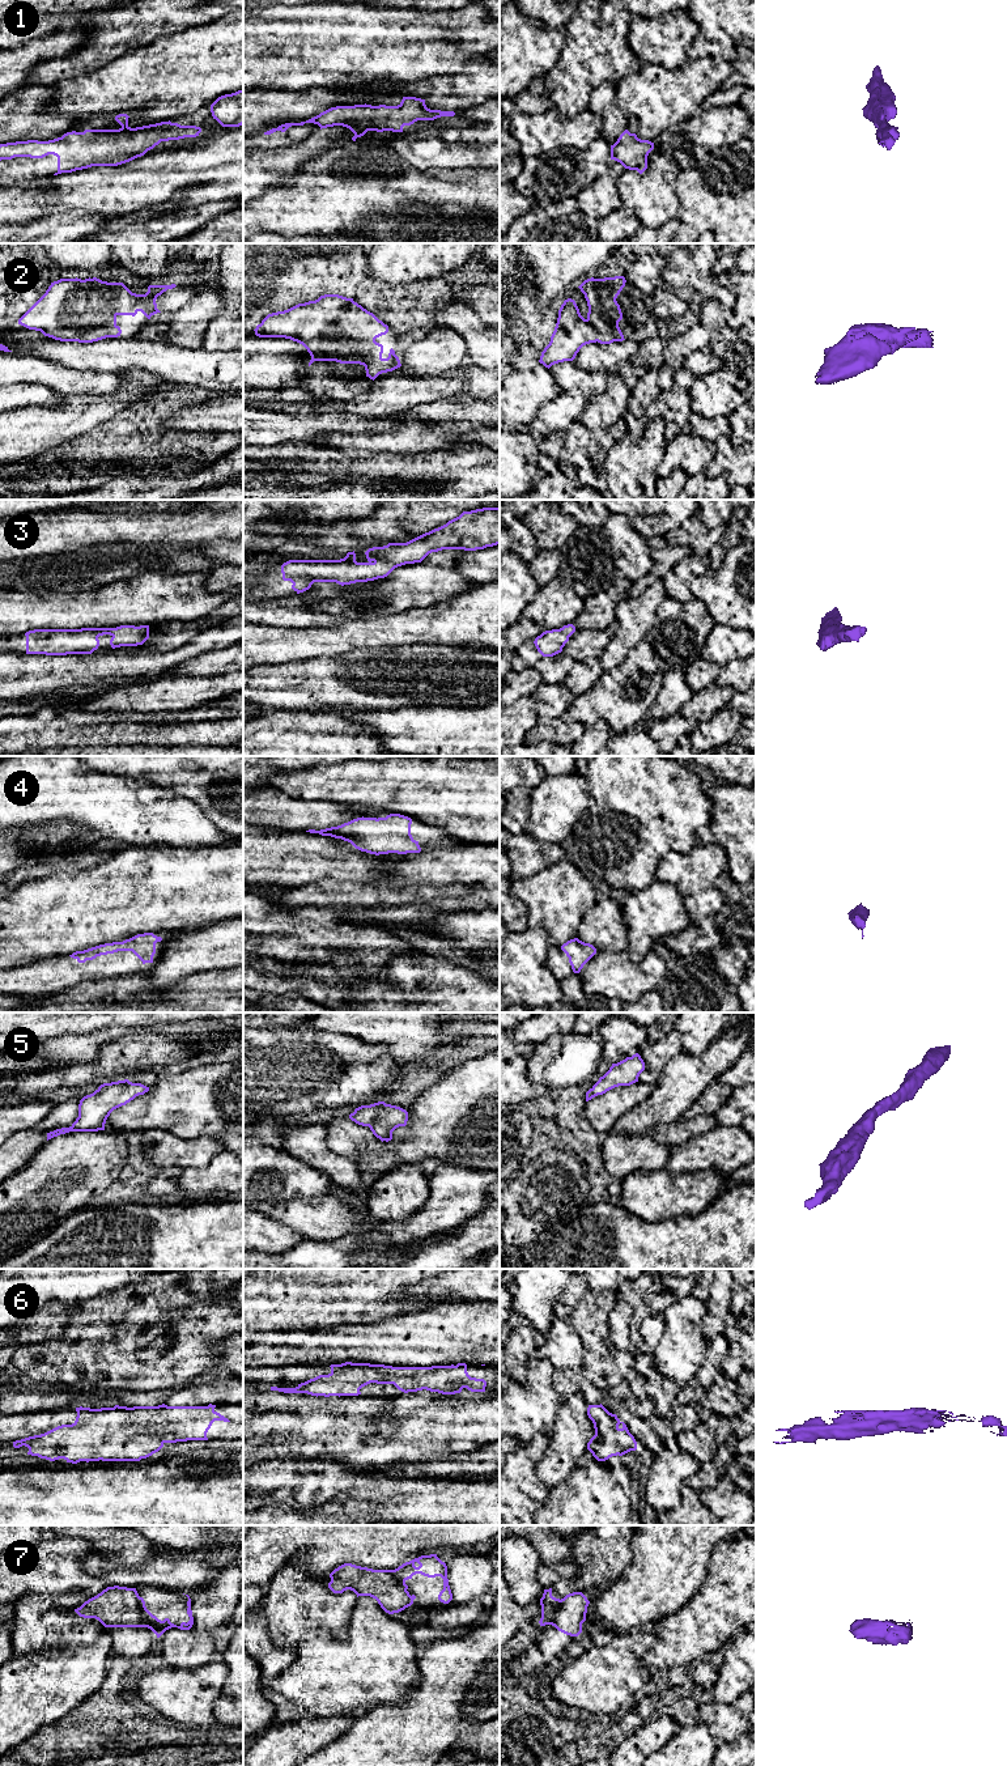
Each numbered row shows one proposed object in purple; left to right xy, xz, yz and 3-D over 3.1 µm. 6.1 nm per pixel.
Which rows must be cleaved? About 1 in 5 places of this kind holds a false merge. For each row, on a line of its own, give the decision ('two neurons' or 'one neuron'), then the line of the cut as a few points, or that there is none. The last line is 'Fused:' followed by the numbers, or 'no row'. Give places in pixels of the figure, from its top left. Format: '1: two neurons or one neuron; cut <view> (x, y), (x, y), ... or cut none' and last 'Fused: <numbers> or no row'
1: one neuron; cut none
2: one neuron; cut none
3: one neuron; cut none
4: one neuron; cut none
5: one neuron; cut none
6: one neuron; cut none
7: two neurons; cut xy (137, 1596), (140, 1610), (149, 1627)
Fused: 7

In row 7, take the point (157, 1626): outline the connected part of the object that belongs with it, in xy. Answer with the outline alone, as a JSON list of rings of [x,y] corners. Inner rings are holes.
[[[188,1595],[186,1596],[188,1597],[187,1614],[190,1617],[190,1621],[187,1623],[182,1622],[179,1626],[171,1623],[169,1618],[165,1618],[163,1621],[158,1619],[146,1609],[144,1599],[139,1596],[139,1604],[140,1604],[141,1612],[148,1621],[149,1629],[157,1635],[157,1638],[160,1638],[166,1630],[171,1627],[178,1627],[180,1630],[190,1630],[192,1627],[194,1617],[192,1617],[192,1610],[191,1610],[191,1599]]]

